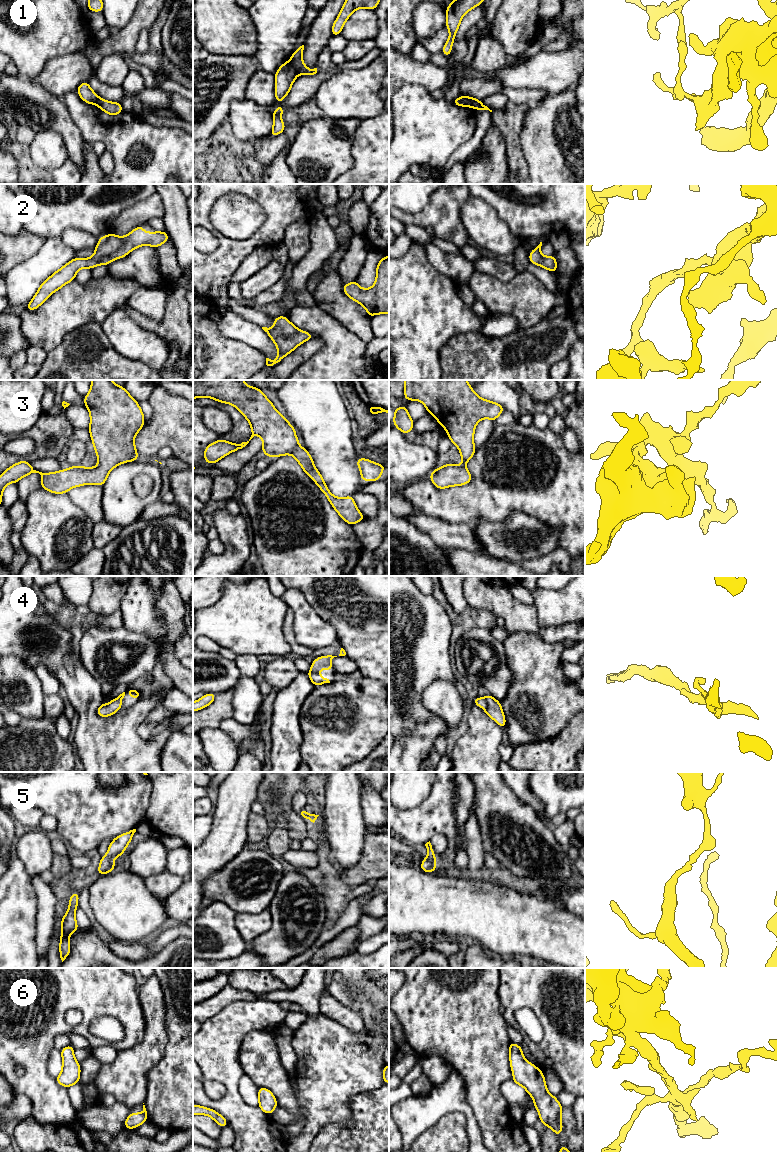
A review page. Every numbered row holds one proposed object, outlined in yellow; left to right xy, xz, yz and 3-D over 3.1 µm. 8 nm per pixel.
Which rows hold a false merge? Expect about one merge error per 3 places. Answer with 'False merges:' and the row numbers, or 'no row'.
False merges: 1

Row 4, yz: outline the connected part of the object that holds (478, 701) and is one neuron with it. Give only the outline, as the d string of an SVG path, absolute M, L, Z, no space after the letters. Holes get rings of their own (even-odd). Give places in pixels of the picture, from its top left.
M488 693L482 699L476 696L474 706L481 706L486 714L491 717L501 728L506 728L506 719L502 710L501 703Z

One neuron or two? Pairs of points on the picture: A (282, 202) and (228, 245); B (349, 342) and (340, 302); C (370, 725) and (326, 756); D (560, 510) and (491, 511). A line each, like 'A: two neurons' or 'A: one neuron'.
A: one neuron
B: two neurons
C: one neuron
D: one neuron

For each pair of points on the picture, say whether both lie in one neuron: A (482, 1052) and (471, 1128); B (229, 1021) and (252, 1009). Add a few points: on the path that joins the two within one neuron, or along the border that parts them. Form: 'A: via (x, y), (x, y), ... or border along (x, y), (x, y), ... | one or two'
A: border along (465, 1090), (467, 1102), (481, 1134) | two
B: via (235, 1021), (246, 1015) | one

